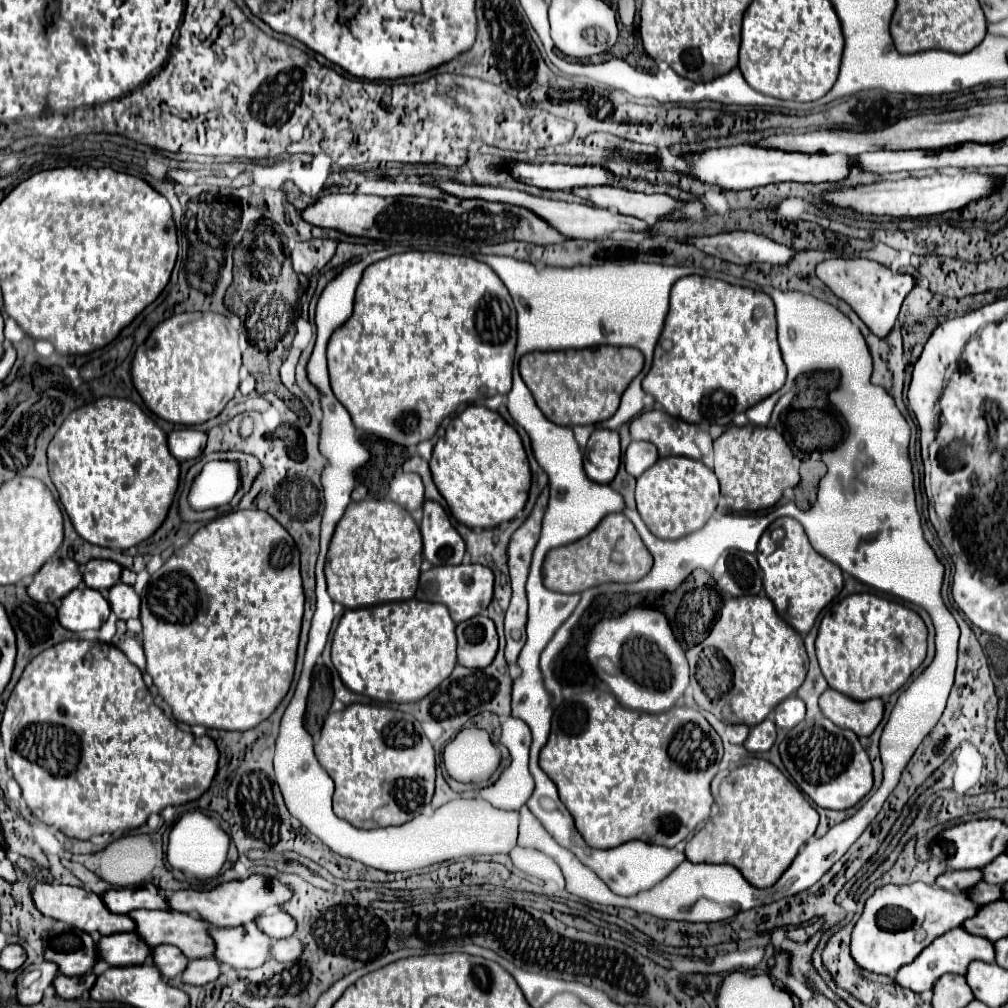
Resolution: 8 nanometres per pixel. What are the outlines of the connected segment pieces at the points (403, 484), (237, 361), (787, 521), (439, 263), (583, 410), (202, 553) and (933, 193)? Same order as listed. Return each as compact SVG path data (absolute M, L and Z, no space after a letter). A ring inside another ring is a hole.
M398 473L390 481L390 499L402 505L406 511L420 509L424 503L424 485L416 473Z
M180 313L164 323L160 323L148 339L136 349L132 373L134 373L134 387L138 389L140 397L148 405L152 413L162 417L164 421L178 423L178 425L200 425L208 419L214 419L222 413L226 403L238 391L238 371L242 365L242 353L238 349L238 333L230 325L228 317L220 313Z
M782 517L782 519L774 521L764 531L764 535L760 537L760 543L758 543L758 563L760 563L762 571L764 571L762 583L764 583L766 595L774 603L776 613L784 621L788 621L802 635L806 635L812 629L812 625L814 625L816 617L820 615L820 611L842 591L842 571L840 571L840 567L814 551L814 547L810 545L802 525L792 517Z
M408 251L370 265L356 291L352 317L328 343L330 383L356 429L402 447L432 439L438 425L462 403L474 403L512 389L516 309L500 277L472 257Z
M608 347L580 351L528 353L520 359L520 375L532 391L540 411L556 425L596 425L610 419L630 381L642 371L644 355L632 347Z
M260 509L234 511L208 523L188 545L174 551L142 591L146 671L178 721L208 729L248 731L274 713L292 685L302 615L300 553L290 533Z
M958 171L958 173L932 173L928 177L904 177L904 179L886 179L872 185L858 185L850 189L838 189L826 193L822 201L838 207L852 207L860 213L872 215L892 215L892 217L922 217L922 215L940 215L950 209L962 209L970 201L990 195L998 185L998 179L992 173L982 171Z

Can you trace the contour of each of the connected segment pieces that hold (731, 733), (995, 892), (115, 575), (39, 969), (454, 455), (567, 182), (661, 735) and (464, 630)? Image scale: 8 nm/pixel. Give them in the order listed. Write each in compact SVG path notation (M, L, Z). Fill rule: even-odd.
M728 725L726 727L726 737L728 737L730 743L742 745L746 741L746 737L748 737L748 731L750 729L746 725Z
M982 881L980 885L976 885L976 889L968 891L968 895L970 895L970 899L972 899L974 903L978 903L978 905L982 907L982 905L986 905L986 903L992 903L992 901L1002 899L1002 887L998 887L998 885L988 885L988 883Z
M92 559L84 569L84 583L92 589L110 589L120 581L122 567L114 561Z
M48 961L25 968L15 984L18 1003L20 1005L38 1003L42 999L44 989L52 985L56 975L58 975L58 967Z
M470 405L464 413L450 421L446 427L446 435L438 439L432 459L430 459L432 477L436 481L438 491L446 499L450 513L468 527L498 527L500 523L512 521L520 509L524 509L530 491L530 465L520 441L520 435L512 425L508 425L500 413L490 411L482 405Z
M516 163L510 165L510 173L514 179L534 185L540 189L558 189L572 191L576 187L594 187L594 185L612 185L614 173L600 165L528 165Z
M594 689L594 691L588 691L588 693L580 693L580 695L574 695L570 699L566 699L556 711L554 711L554 717L552 717L552 733L550 733L550 739L548 743L544 745L542 753L540 753L540 767L542 771L556 783L558 787L558 793L560 793L560 799L562 803L568 807L568 811L572 813L574 821L576 821L576 827L578 831L582 833L584 841L590 845L590 847L598 847L598 849L610 849L610 847L618 847L626 841L634 841L634 839L642 839L642 841L648 841L648 843L656 843L656 845L664 845L664 847L676 847L680 841L684 841L694 829L698 823L702 823L704 819L708 819L710 815L710 809L712 809L712 795L710 795L710 781L712 777L718 773L718 761L720 761L720 747L722 739L720 735L712 729L712 725L702 717L700 711L692 709L692 707L672 707L664 713L658 713L658 715L648 715L648 713L640 713L640 711L632 711L632 709L624 709L616 697L608 691L602 691L602 689Z
M476 615L456 627L458 663L464 667L484 669L498 651L498 635L490 617Z

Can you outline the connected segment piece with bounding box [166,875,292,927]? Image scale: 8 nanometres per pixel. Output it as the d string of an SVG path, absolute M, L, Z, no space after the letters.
M252 875L244 881L222 883L212 891L174 891L170 897L166 897L166 901L172 911L196 913L200 919L214 927L238 927L242 923L254 921L254 917L266 913L268 909L280 909L280 903L288 901L288 897L292 897L292 891L282 883L266 883L264 877Z

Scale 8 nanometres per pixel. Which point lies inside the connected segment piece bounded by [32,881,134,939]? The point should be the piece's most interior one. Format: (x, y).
(85, 911)

